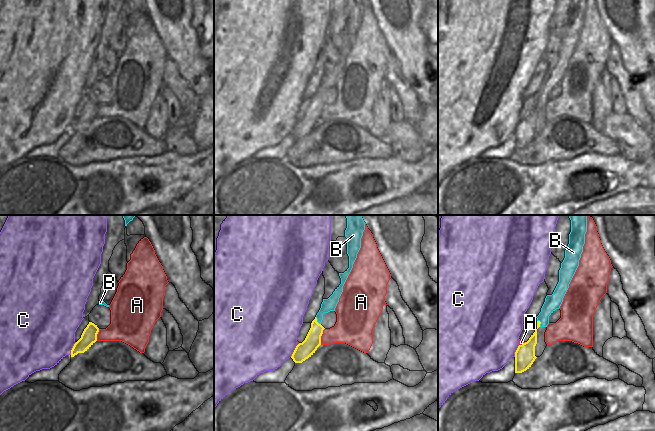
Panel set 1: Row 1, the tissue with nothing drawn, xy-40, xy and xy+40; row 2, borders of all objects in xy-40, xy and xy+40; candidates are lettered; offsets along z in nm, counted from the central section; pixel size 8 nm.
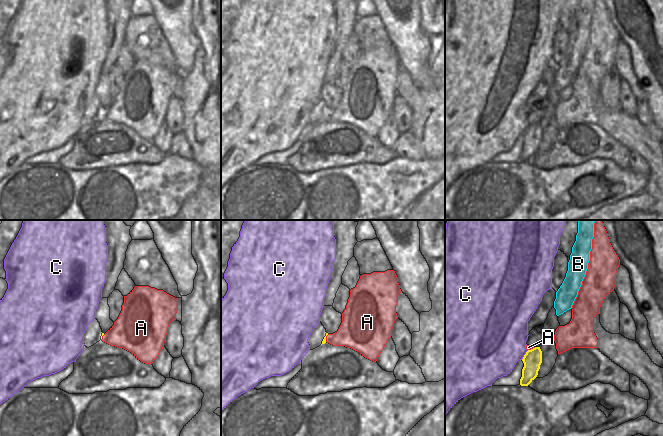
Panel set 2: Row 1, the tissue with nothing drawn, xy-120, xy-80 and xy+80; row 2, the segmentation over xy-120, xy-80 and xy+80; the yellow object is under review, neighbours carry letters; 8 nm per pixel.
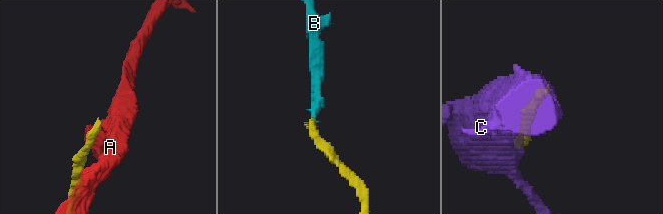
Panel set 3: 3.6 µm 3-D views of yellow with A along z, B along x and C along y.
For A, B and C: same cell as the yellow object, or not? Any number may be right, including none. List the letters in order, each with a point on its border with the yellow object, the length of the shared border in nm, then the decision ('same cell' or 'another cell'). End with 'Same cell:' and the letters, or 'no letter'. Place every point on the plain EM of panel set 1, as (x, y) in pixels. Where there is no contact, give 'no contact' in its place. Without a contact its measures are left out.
A: xy (321, 111) | 140 nm | another cell
B: xy (316, 97) | 80 nm | same cell
C: xy-40 (72, 124) | 120 nm | another cell
Same cell: B

